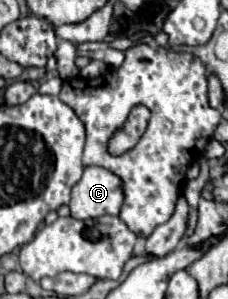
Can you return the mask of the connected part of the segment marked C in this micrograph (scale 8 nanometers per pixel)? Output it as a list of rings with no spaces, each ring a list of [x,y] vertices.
[[[86,166],[82,180],[72,188],[70,210],[78,220],[118,214],[124,202],[122,180],[100,166]]]

